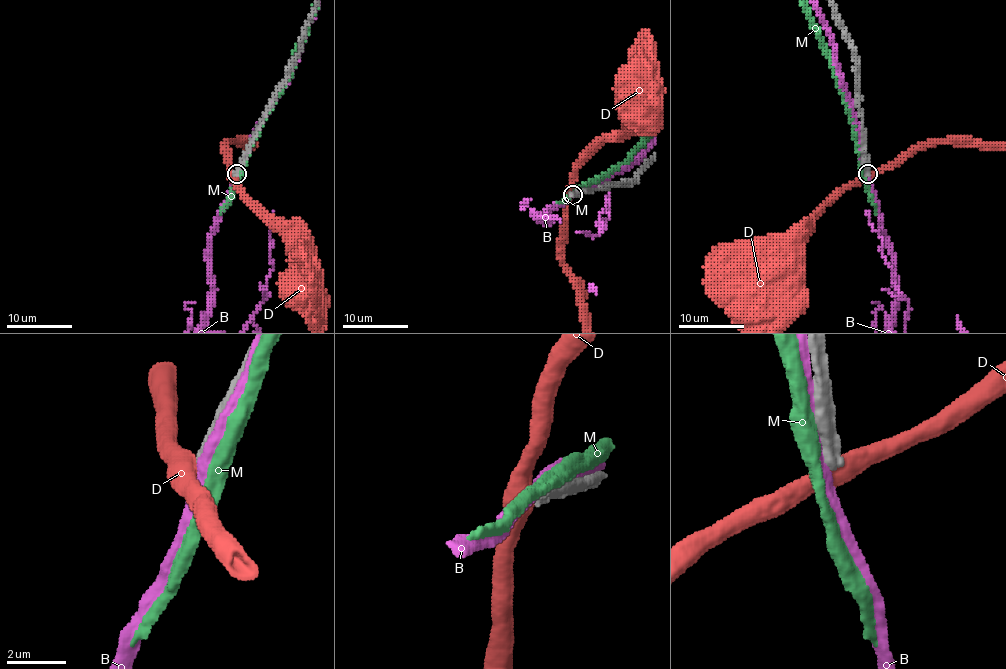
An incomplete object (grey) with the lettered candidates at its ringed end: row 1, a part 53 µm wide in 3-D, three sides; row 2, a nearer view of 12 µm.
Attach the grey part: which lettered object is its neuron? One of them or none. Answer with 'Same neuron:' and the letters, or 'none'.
Same neuron: none

